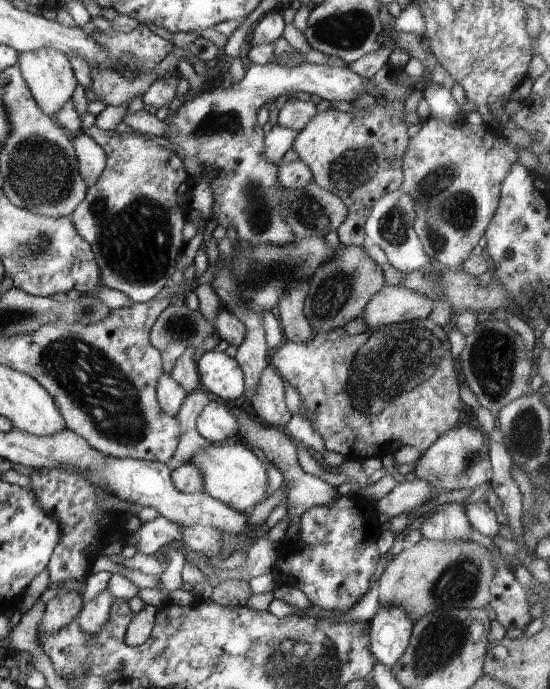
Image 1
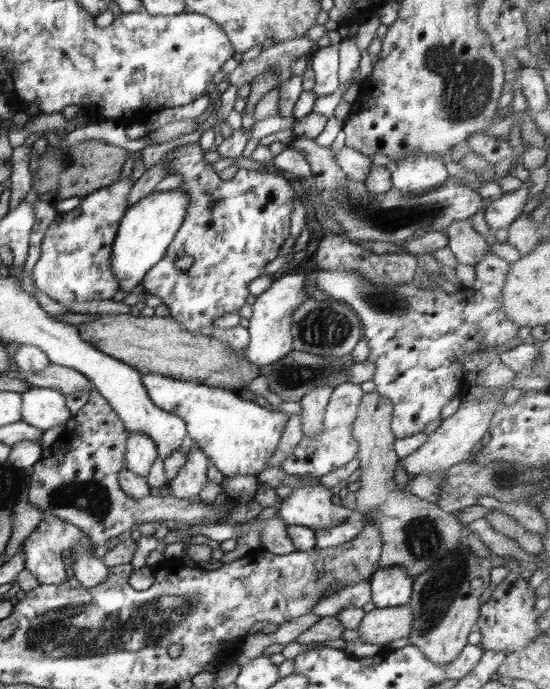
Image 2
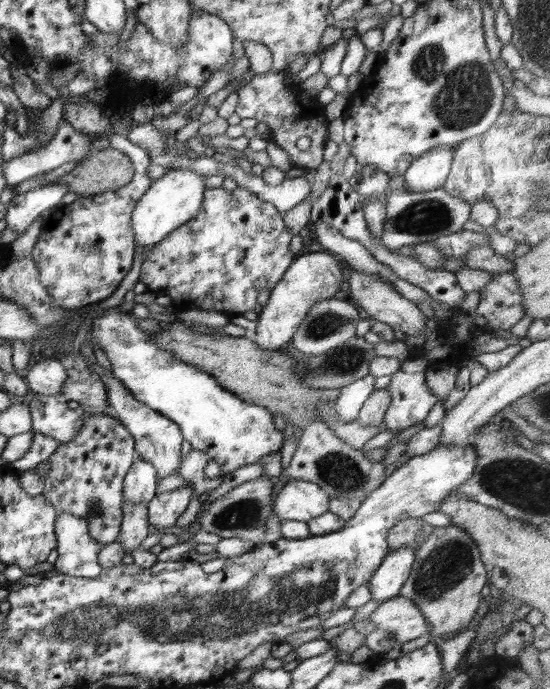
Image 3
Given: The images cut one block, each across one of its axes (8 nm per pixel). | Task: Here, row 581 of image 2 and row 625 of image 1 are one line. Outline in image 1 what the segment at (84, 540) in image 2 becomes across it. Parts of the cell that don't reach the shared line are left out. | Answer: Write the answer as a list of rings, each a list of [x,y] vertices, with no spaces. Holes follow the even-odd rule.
[[[63,589],[59,596],[48,600],[44,616],[38,624],[37,636],[46,637],[68,627],[80,615],[82,593]]]

